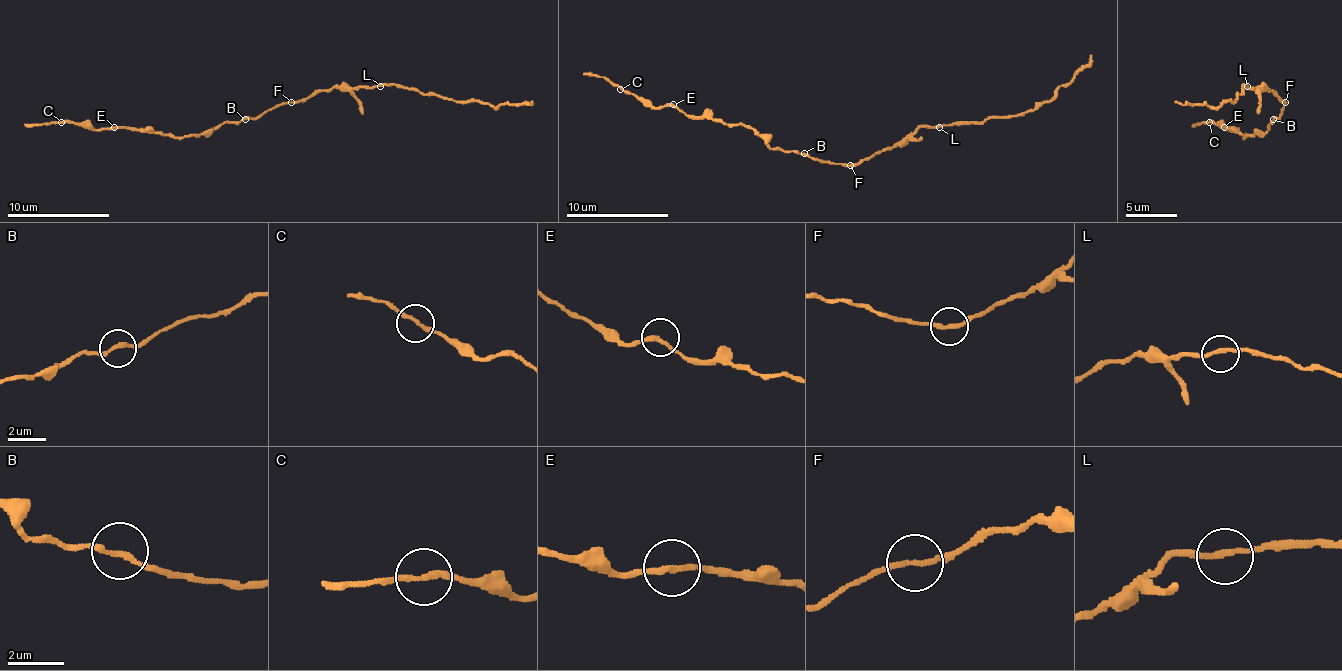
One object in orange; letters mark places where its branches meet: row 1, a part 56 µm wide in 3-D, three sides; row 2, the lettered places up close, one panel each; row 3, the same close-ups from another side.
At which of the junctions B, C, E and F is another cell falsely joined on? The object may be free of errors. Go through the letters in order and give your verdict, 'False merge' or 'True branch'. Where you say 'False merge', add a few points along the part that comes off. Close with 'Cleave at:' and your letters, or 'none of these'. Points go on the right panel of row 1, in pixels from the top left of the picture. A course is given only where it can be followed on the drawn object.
B: True branch
C: True branch
E: True branch
F: False merge. Course of the part to remove: (1285, 102), (1275, 91), (1245, 84), (1234, 102), (1216, 107), (1176, 102)
Cleave at: F

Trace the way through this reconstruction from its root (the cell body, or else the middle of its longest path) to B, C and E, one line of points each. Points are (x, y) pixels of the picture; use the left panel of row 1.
B: (283, 104), (275, 104), (245, 119)
C: (283, 104), (183, 137), (125, 127), (89, 130), (74, 122), (61, 122)
E: (283, 104), (275, 104), (239, 122), (216, 125), (209, 132), (183, 137), (114, 127)

